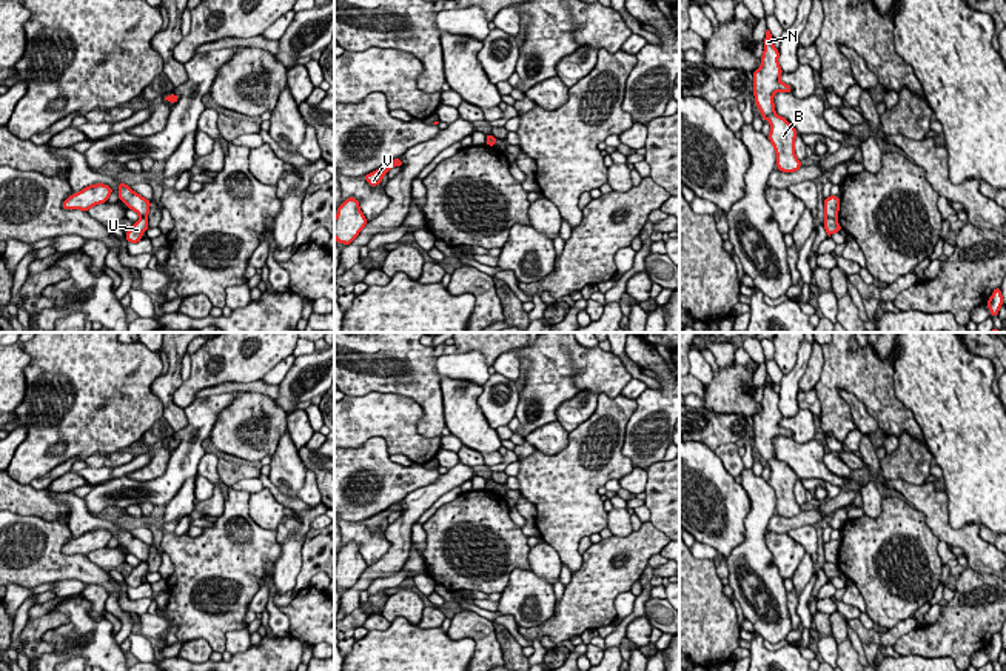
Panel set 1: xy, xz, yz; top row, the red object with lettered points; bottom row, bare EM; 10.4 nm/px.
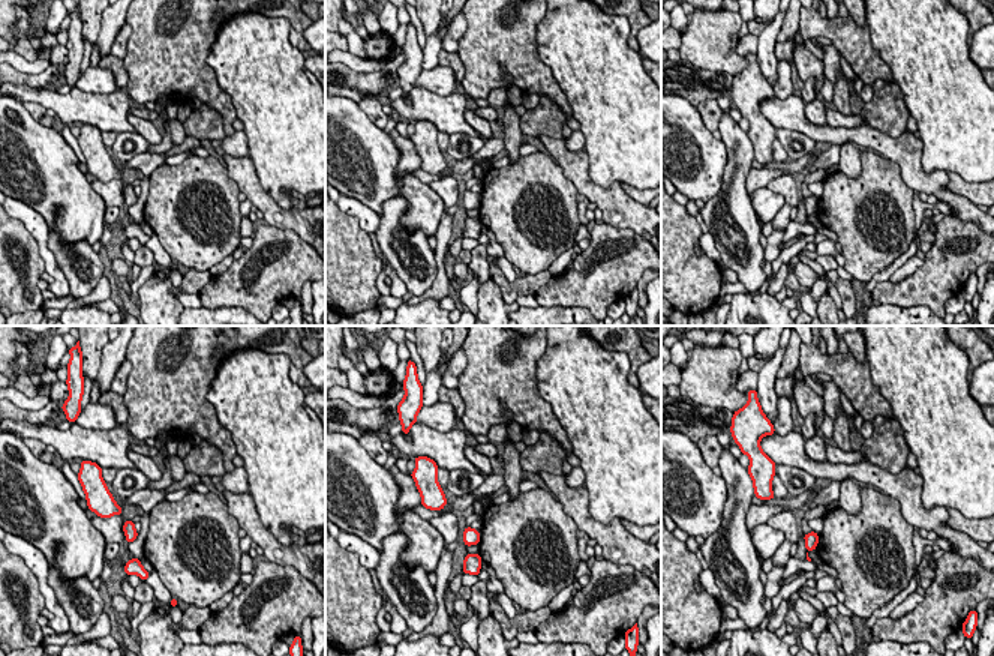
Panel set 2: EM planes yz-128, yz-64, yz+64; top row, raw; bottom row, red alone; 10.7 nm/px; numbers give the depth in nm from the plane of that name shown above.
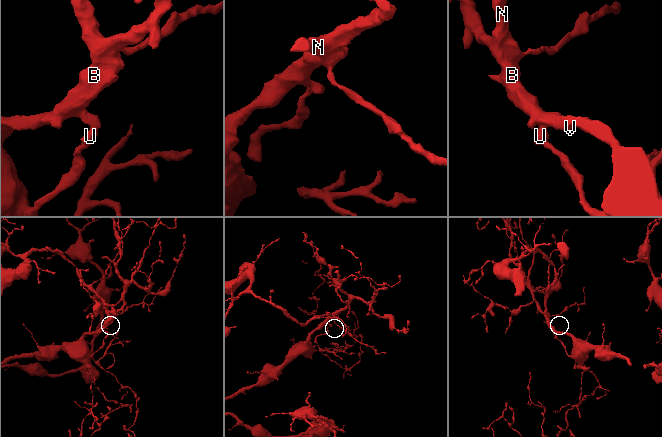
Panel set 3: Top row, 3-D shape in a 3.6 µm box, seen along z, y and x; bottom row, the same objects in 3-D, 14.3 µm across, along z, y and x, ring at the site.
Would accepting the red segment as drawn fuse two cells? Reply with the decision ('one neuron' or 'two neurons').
two neurons

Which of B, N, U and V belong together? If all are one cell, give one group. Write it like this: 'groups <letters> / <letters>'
groups B N V / U

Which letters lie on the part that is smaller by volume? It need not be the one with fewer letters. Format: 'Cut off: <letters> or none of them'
Cut off: U

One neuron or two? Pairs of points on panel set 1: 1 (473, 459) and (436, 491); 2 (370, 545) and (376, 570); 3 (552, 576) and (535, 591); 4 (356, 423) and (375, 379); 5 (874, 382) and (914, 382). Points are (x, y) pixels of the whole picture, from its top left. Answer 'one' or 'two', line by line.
1: two
2: two
3: two
4: two
5: two

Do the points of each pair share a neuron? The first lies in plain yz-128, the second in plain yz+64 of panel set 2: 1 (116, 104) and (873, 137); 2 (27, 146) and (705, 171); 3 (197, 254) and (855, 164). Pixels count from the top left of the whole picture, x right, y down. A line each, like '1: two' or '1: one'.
1: one
2: one
3: two

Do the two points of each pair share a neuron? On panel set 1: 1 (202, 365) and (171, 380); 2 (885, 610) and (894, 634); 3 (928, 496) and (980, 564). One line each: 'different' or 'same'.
1: different
2: different
3: same

